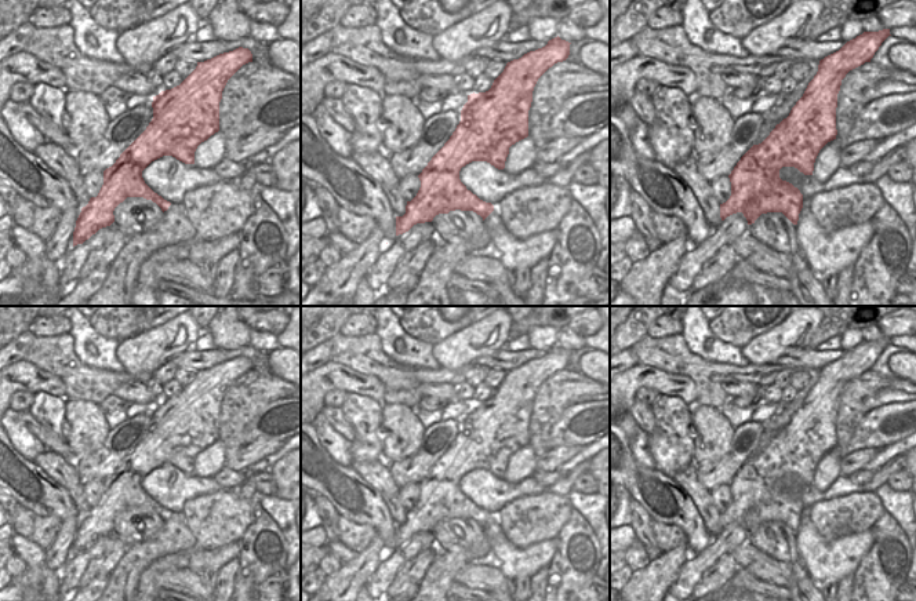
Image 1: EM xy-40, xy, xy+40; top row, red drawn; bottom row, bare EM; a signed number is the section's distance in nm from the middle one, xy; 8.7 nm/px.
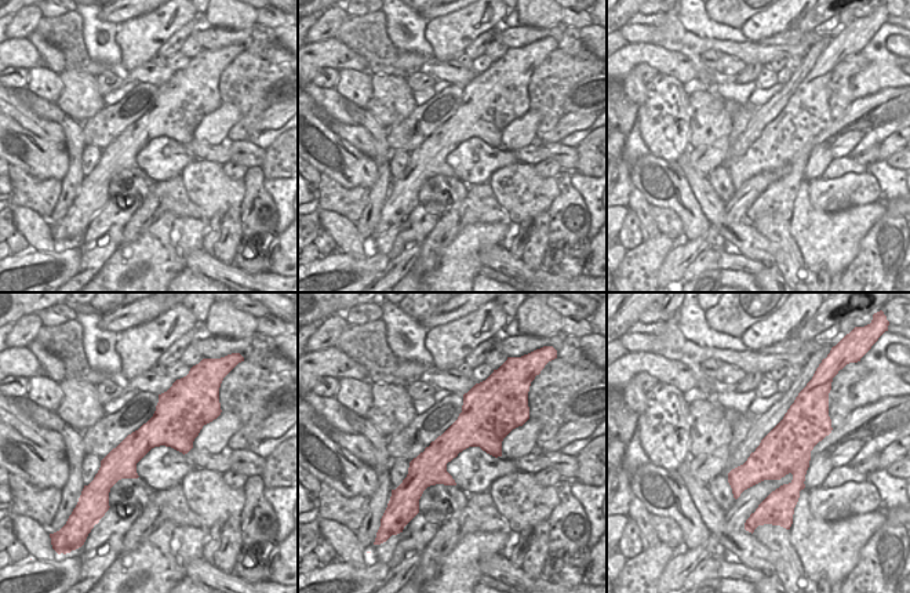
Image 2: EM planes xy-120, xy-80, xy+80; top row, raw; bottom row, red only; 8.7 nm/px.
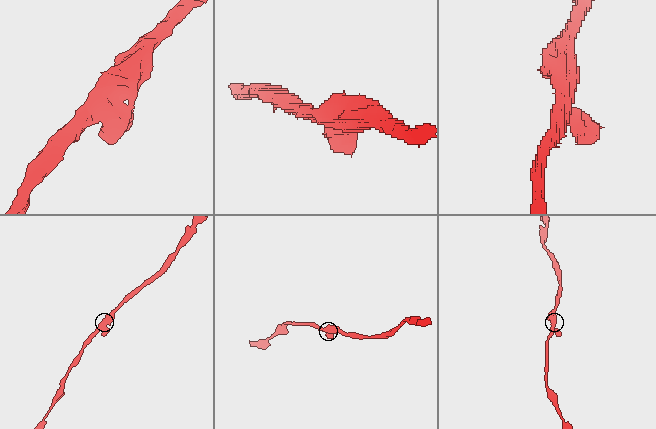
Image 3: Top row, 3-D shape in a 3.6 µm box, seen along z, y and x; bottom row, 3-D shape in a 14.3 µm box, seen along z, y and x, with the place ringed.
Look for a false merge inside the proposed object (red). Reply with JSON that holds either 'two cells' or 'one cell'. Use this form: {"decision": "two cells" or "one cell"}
{"decision": "one cell"}

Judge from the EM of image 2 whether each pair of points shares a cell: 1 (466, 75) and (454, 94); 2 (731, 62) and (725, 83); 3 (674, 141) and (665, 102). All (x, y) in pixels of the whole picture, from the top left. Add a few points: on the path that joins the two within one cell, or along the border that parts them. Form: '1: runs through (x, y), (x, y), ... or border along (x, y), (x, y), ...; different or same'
1: border along (451, 83), (462, 86); different
2: border along (721, 76), (731, 77); different
3: runs through (668, 131), (665, 112); same

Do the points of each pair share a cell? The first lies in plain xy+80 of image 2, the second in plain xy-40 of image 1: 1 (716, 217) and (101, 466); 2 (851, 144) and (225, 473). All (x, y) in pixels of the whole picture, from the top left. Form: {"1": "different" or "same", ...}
{"1": "different", "2": "different"}

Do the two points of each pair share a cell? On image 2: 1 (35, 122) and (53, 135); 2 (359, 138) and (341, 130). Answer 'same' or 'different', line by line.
1: same
2: same

